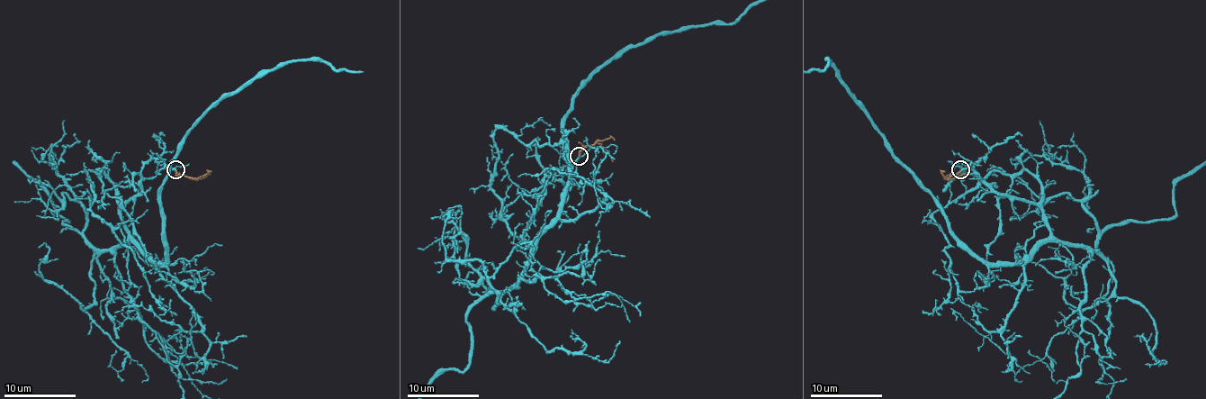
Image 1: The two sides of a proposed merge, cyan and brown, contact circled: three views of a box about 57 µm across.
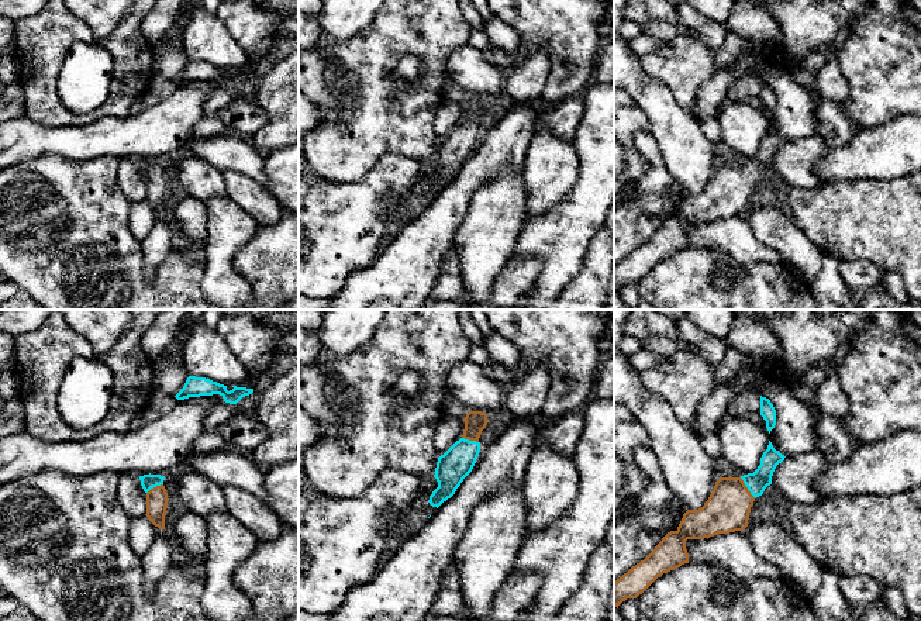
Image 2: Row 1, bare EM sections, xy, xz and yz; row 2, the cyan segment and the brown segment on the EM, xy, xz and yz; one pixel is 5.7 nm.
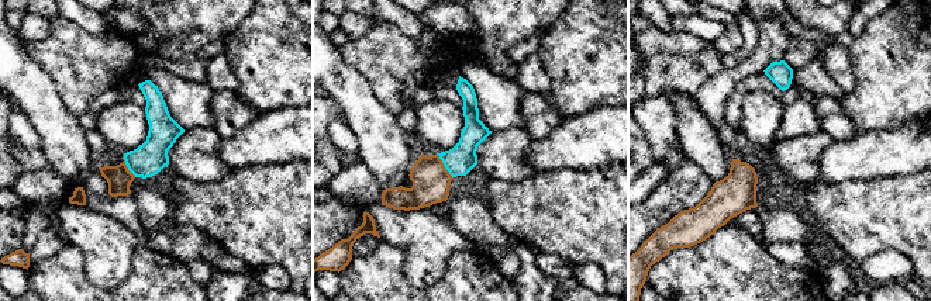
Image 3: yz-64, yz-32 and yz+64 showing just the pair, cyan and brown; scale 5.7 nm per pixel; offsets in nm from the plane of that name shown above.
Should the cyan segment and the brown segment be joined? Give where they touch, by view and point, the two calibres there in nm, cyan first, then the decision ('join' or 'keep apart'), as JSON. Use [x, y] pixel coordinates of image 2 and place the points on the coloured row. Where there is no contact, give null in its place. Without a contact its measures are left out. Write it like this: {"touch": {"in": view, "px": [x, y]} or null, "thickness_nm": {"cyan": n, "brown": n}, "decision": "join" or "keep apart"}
{"touch": {"in": "yz", "px": [747, 486]}, "thickness_nm": {"cyan": 120, "brown": 260}, "decision": "join"}

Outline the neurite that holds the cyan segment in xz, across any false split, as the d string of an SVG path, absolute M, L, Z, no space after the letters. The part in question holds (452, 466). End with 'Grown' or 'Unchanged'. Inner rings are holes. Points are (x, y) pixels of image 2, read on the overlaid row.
M469 411L465 421L463 435L444 455L438 458L434 477L438 487L430 496L428 503L439 507L451 498L463 479L472 472L480 452L480 434L487 425L487 414Z. Grown

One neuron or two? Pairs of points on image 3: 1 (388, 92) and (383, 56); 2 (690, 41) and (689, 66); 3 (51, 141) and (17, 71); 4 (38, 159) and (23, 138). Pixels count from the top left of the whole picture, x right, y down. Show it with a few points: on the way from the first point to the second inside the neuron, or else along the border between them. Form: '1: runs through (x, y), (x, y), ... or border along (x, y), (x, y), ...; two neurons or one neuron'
1: runs through (388, 83), (386, 65); one neuron
2: border along (707, 42), (702, 51), (695, 54), (655, 55); two neurons
3: runs through (51, 124), (50, 116), (31, 87); one neuron
4: border along (14, 139), (21, 145), (40, 149); two neurons

